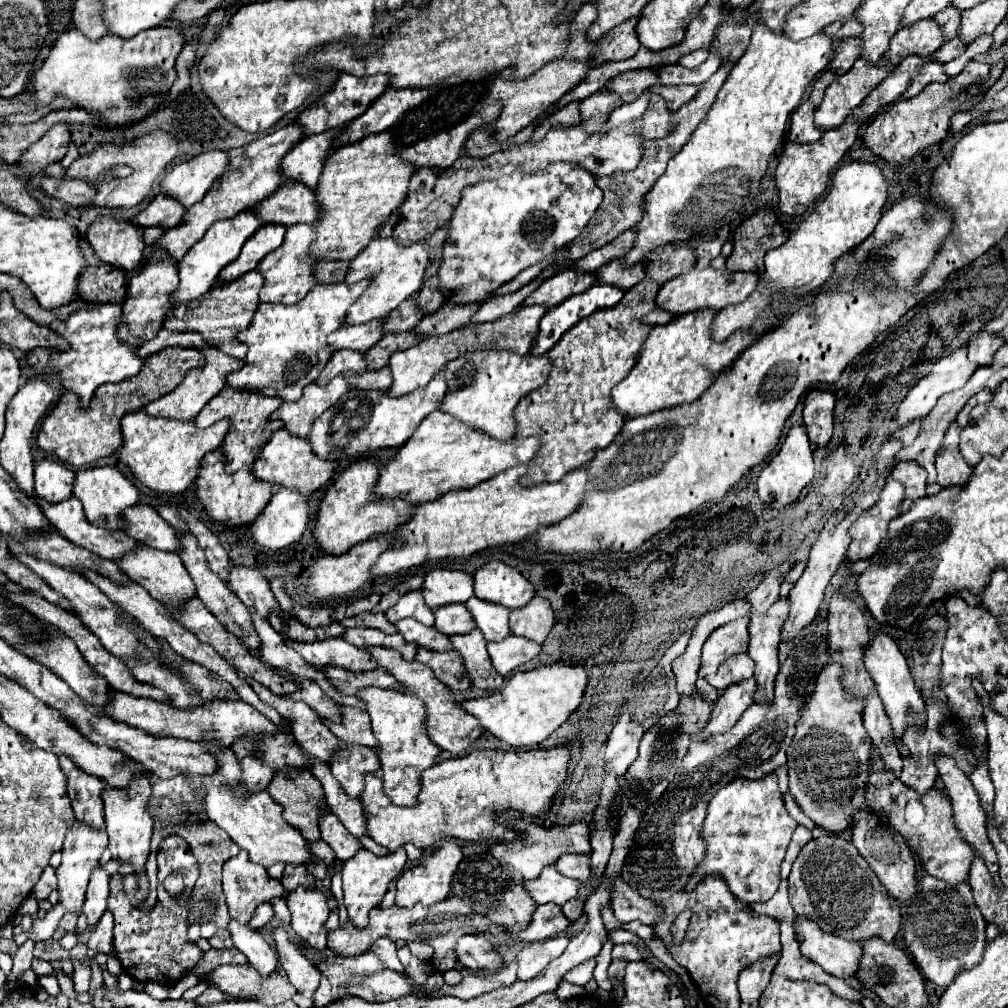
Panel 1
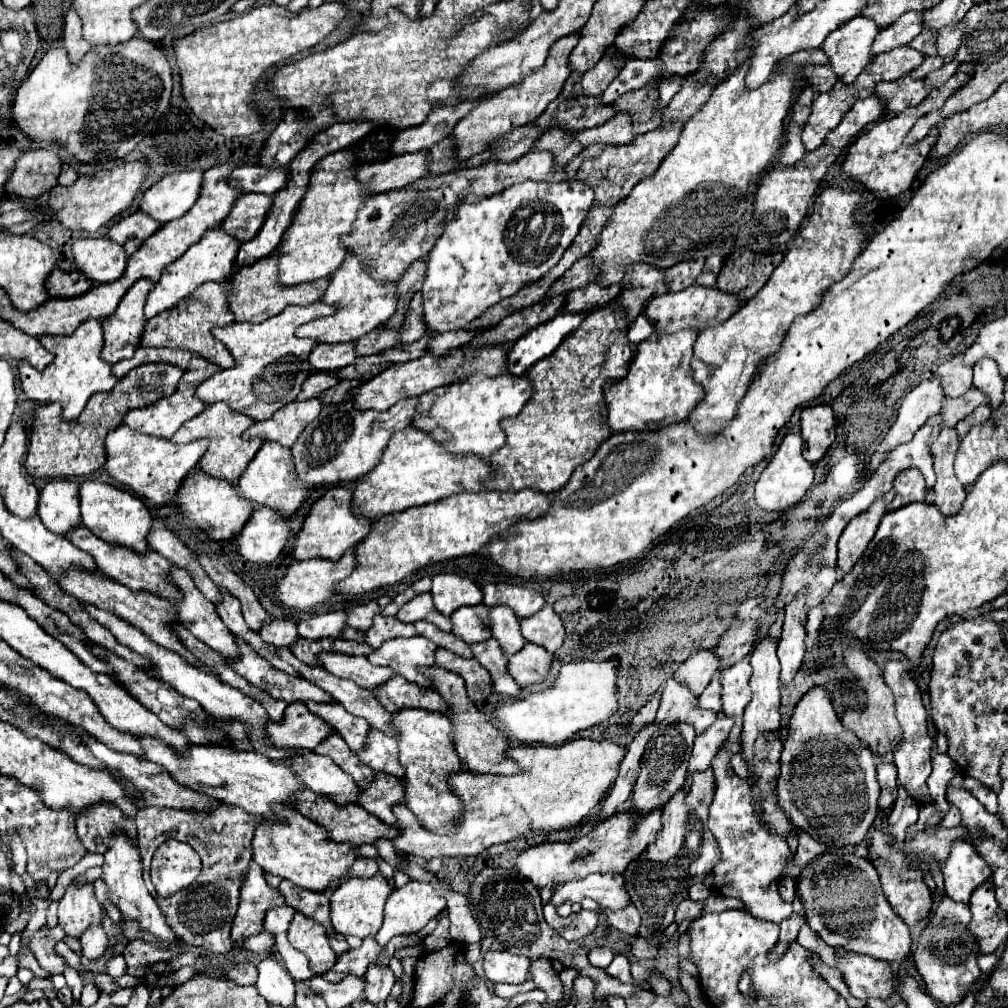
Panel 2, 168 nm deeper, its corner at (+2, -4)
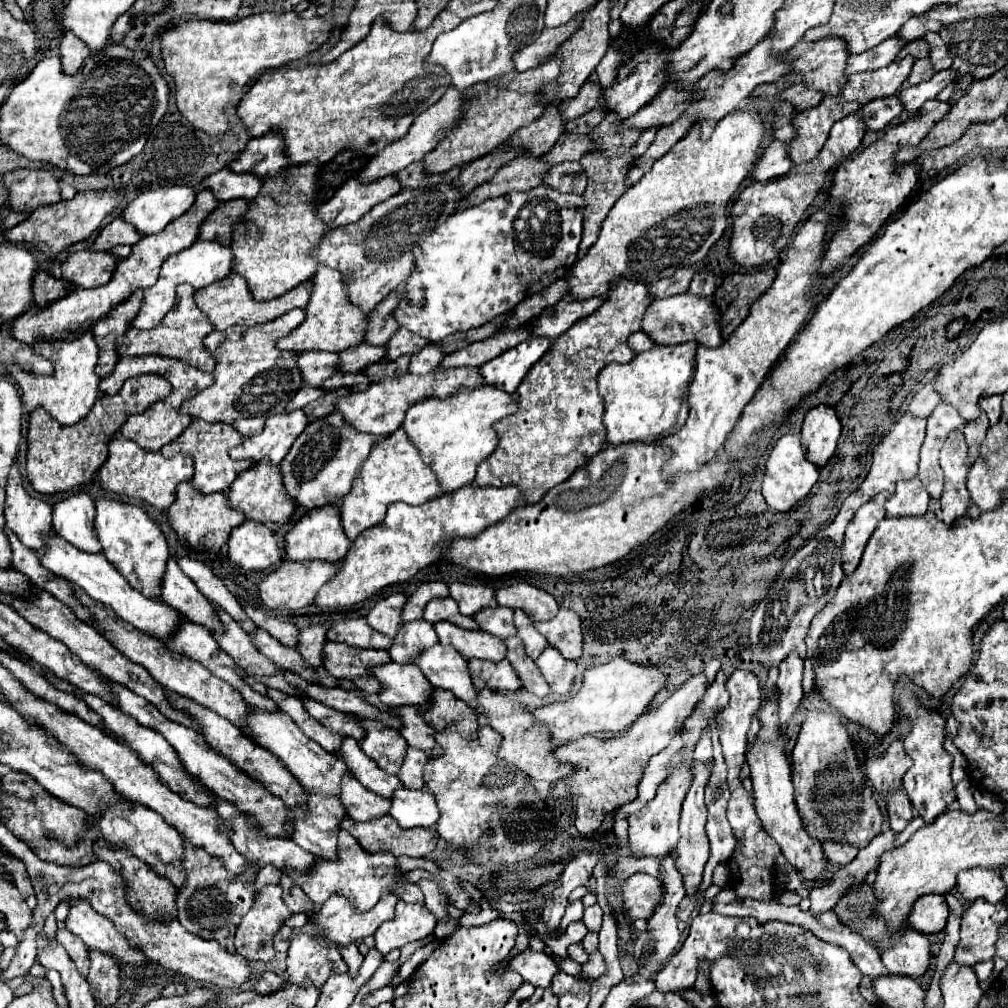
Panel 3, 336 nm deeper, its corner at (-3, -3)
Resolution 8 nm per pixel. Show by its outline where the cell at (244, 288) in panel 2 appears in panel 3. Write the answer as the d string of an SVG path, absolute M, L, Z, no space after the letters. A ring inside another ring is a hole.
M228 275L226 279L220 279L218 283L212 283L210 287L198 289L194 293L194 299L196 299L196 305L200 307L200 311L206 313L206 317L210 319L214 329L226 331L228 327L234 327L234 325L258 325L258 323L274 321L276 317L280 317L282 313L286 313L290 309L304 309L308 305L310 293L312 293L311 280L300 283L298 287L290 289L286 295L276 297L272 301L254 301L250 297L246 281L240 275Z

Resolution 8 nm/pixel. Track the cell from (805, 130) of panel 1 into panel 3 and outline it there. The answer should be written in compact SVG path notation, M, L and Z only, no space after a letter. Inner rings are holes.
M772 141L760 161L756 163L754 171L752 171L752 179L754 181L770 181L770 179L778 179L782 175L786 175L786 171L790 171L792 163L788 157L788 143L780 143L780 141Z

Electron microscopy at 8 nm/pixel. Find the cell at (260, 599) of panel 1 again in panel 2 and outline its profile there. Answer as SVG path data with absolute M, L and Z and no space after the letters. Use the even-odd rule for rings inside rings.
M271 618L269 622L261 624L259 634L267 644L273 644L277 648L291 646L299 638L295 624L291 620L279 620L279 618Z

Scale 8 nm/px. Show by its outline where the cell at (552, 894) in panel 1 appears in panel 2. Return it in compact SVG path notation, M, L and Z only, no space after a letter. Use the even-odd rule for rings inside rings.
M589 874L587 878L561 884L553 890L549 902L553 906L561 906L565 902L579 904L583 898L591 898L601 908L609 910L621 910L629 904L629 896L625 892L621 874Z

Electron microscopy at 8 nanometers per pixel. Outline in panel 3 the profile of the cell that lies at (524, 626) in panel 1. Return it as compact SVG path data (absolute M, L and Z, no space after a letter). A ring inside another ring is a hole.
M562 607L554 619L544 621L544 623L536 623L536 629L566 659L580 659L584 633L582 633L582 621L572 609Z

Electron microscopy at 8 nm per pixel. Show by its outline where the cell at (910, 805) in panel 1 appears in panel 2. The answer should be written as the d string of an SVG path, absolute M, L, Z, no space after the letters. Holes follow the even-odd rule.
M955 840L945 862L941 862L945 894L955 902L967 902L971 892L989 880L991 868L967 840Z

